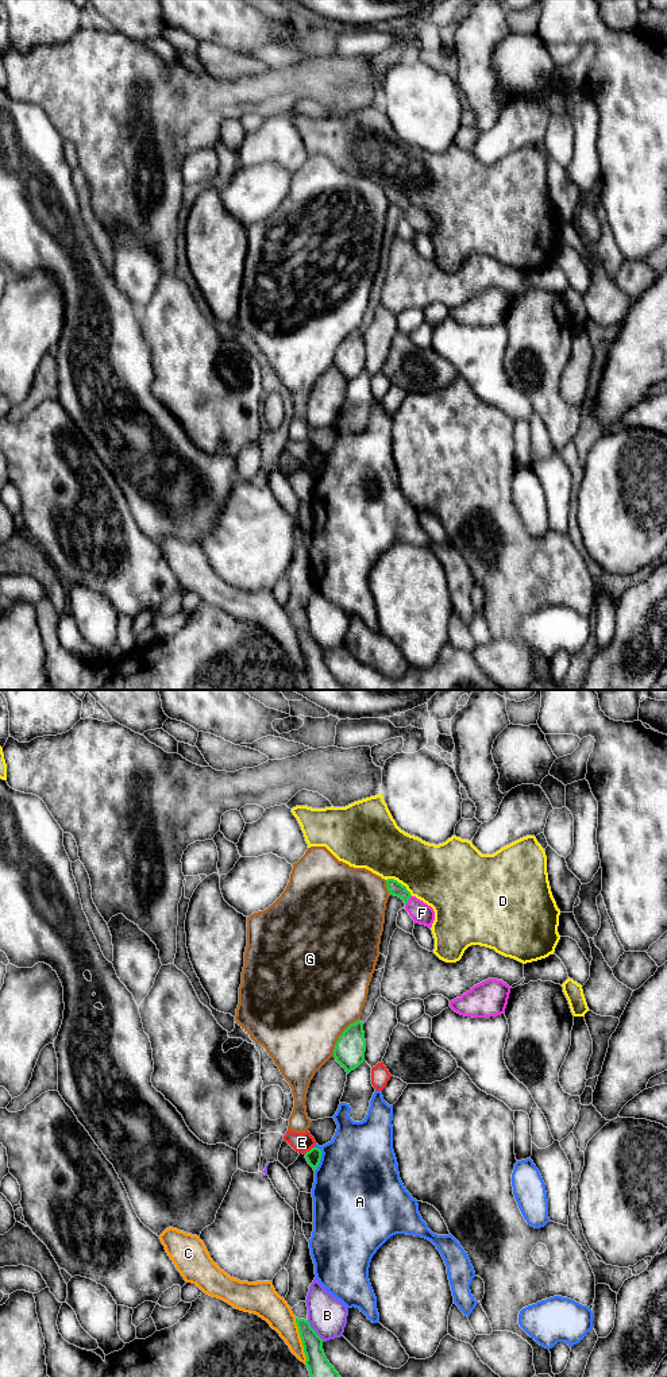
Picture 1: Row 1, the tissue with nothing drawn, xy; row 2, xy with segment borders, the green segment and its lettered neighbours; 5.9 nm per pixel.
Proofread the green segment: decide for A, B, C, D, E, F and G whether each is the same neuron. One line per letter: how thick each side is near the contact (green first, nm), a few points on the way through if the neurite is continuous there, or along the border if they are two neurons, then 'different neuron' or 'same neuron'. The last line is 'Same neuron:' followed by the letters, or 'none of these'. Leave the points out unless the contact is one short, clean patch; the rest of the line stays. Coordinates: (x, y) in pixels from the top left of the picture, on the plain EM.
A: calibres 90 and 480 nm; border xy (317, 455), (322, 467), (315, 479); different neuron
B: calibres 150 and 240 nm; different neuron
C: calibres 160 and 170 nm; different neuron
D: calibres 90 and 360 nm; different neuron
E: calibres 90 and 120 nm; different neuron
F: calibres 90 and 120 nm; border xy (411, 204), (405, 213); different neuron
G: calibres 180 and 500 nm; different neuron
Same neuron: none of these

